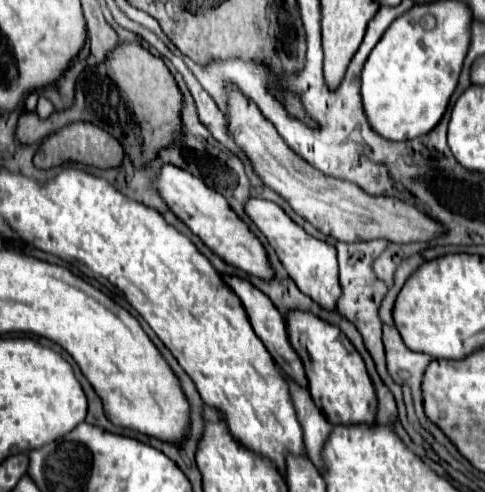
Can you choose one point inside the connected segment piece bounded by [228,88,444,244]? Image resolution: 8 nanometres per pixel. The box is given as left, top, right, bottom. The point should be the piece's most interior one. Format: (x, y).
(337, 208)

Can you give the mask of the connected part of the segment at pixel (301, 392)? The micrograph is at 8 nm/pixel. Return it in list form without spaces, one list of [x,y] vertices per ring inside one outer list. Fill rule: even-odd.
[[[286,374],[284,378],[290,384],[290,394],[292,394],[292,402],[296,406],[296,414],[298,414],[298,422],[304,430],[304,444],[306,444],[306,452],[310,462],[324,474],[324,460],[322,460],[322,448],[332,432],[332,424],[324,418],[324,414],[316,408],[312,396],[308,394],[306,388],[300,388],[298,384],[294,384]]]

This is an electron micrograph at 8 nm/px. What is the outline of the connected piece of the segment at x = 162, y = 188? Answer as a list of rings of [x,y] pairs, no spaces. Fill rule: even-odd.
[[[170,164],[162,168],[156,186],[168,208],[226,264],[244,270],[250,276],[258,276],[260,280],[270,280],[270,276],[274,276],[262,242],[250,232],[248,224],[226,204],[224,196],[218,196],[218,192],[208,188],[200,178],[192,176],[190,172]]]

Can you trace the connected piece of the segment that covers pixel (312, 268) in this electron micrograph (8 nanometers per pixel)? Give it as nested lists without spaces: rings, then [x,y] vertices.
[[[252,198],[246,204],[246,214],[252,218],[252,222],[260,228],[260,232],[268,238],[270,246],[276,250],[278,258],[286,266],[290,278],[298,284],[298,288],[310,296],[316,304],[322,304],[326,310],[336,310],[338,296],[342,294],[342,288],[338,284],[338,262],[336,262],[336,248],[328,242],[322,242],[306,230],[302,230],[290,216],[274,202]]]

